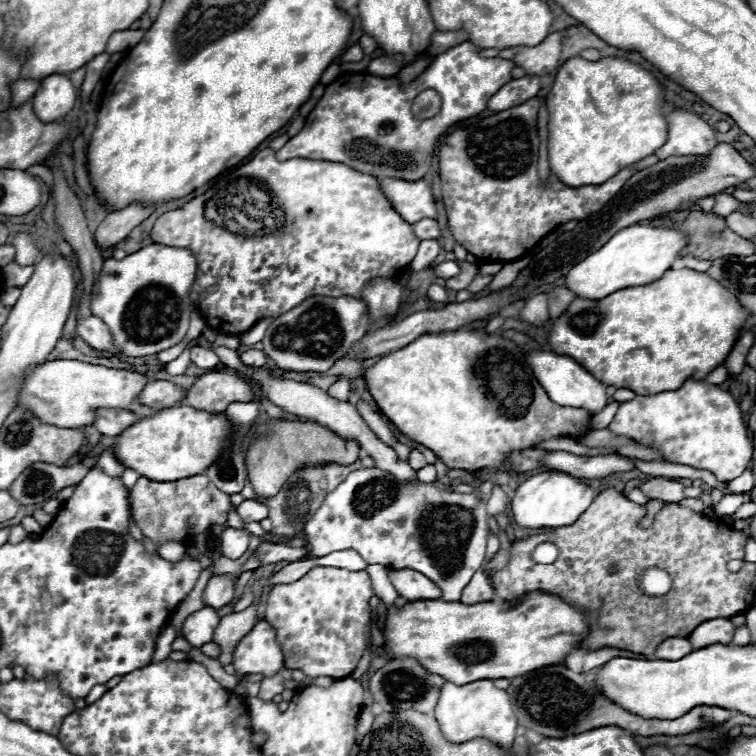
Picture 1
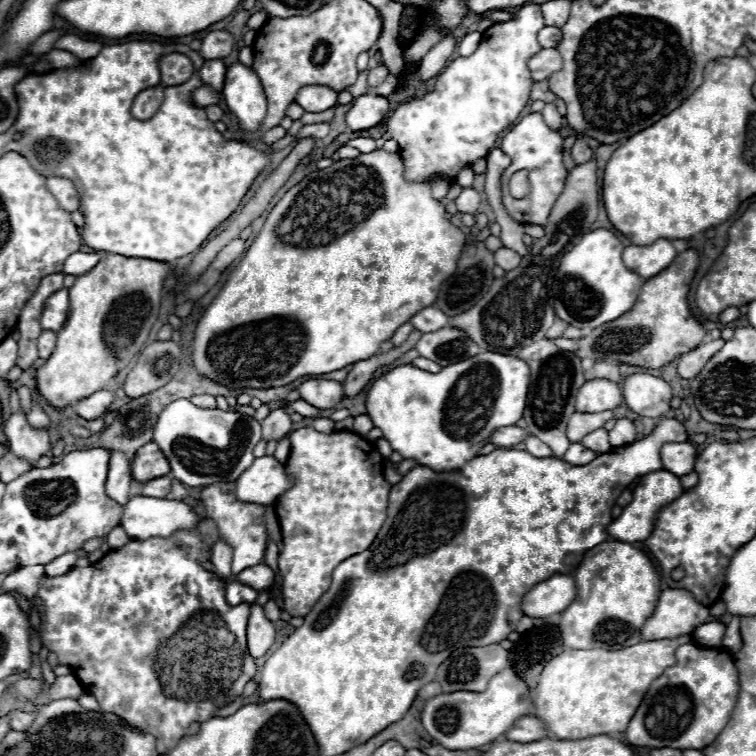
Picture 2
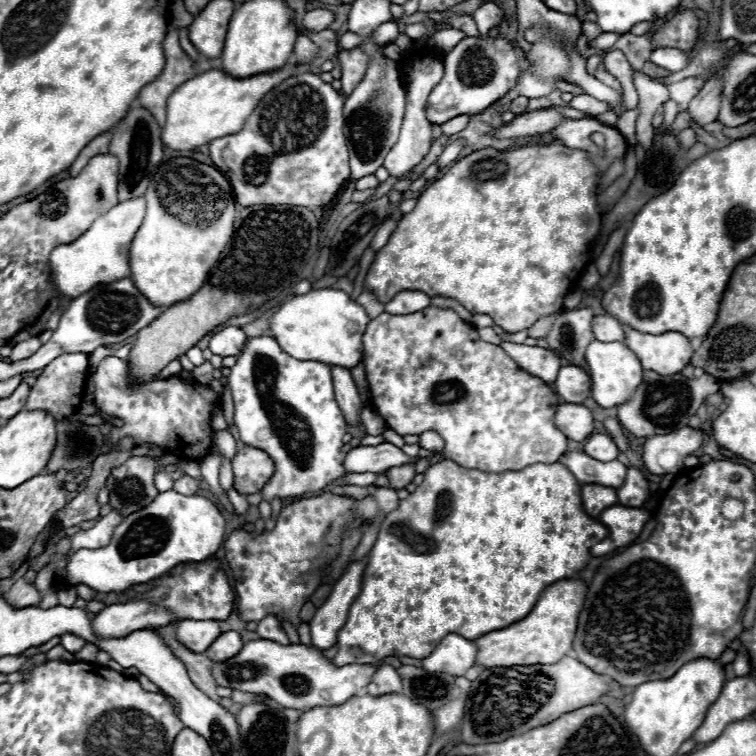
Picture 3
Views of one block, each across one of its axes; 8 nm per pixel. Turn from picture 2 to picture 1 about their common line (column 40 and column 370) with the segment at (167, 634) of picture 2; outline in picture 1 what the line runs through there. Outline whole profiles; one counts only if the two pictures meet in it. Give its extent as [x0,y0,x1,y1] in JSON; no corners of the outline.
[266,568,374,678]

